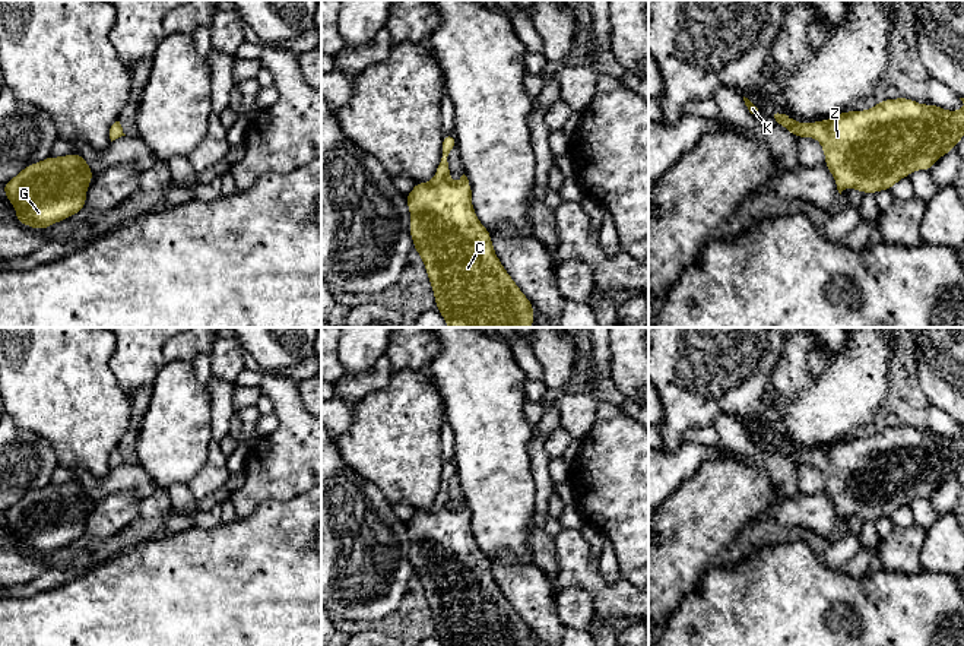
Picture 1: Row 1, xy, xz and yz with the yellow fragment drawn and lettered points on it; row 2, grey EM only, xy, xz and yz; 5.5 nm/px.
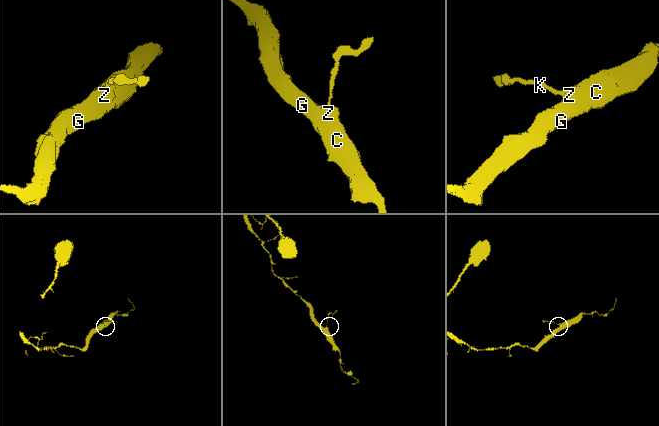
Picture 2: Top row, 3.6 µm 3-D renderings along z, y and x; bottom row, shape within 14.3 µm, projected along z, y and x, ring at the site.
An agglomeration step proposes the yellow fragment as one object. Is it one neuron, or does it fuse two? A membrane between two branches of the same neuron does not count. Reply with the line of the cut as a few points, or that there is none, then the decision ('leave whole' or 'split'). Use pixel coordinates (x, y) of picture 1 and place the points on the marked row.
no cut | leave whole

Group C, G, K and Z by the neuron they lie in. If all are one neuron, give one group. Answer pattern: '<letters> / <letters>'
C G K Z

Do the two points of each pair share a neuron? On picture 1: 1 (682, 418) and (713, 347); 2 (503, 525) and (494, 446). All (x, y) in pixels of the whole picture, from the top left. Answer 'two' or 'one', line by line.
1: one
2: one

